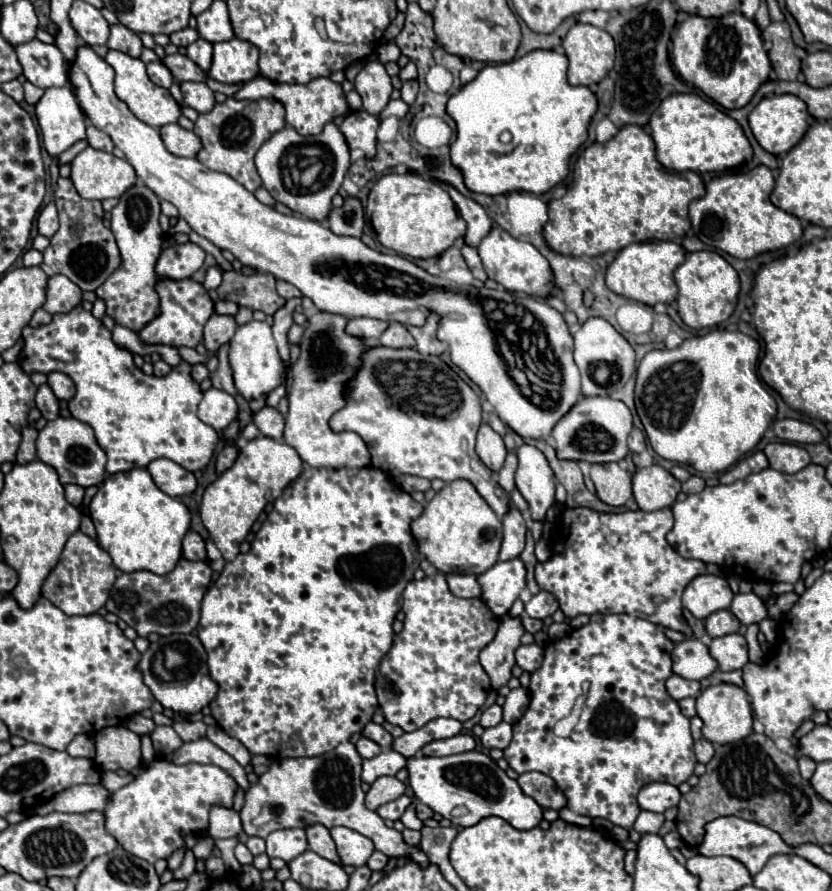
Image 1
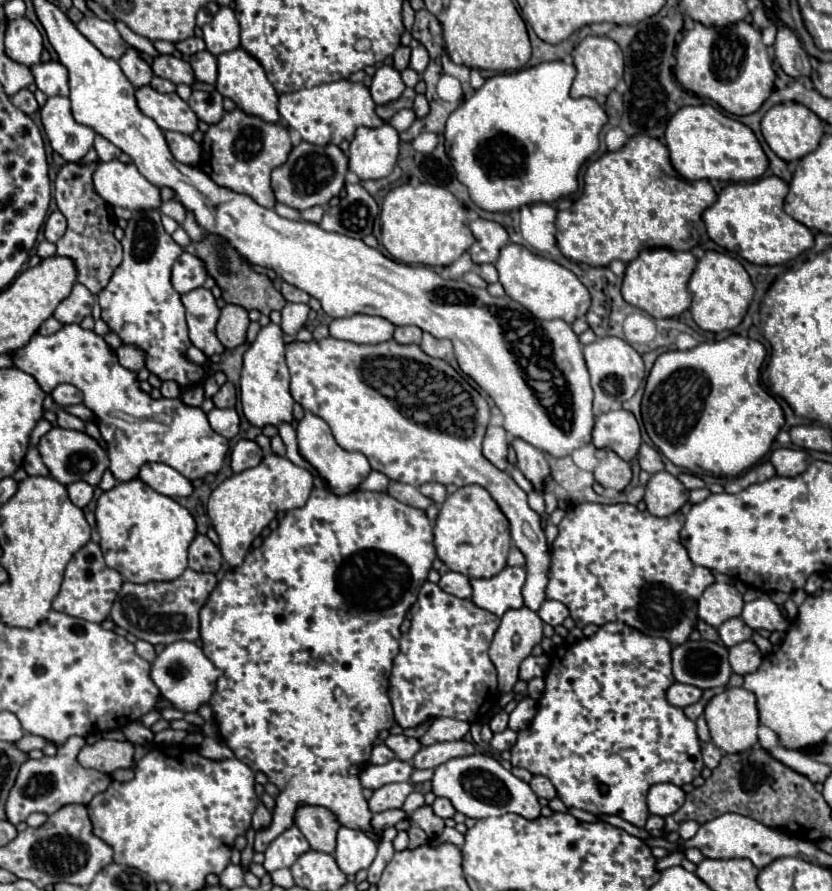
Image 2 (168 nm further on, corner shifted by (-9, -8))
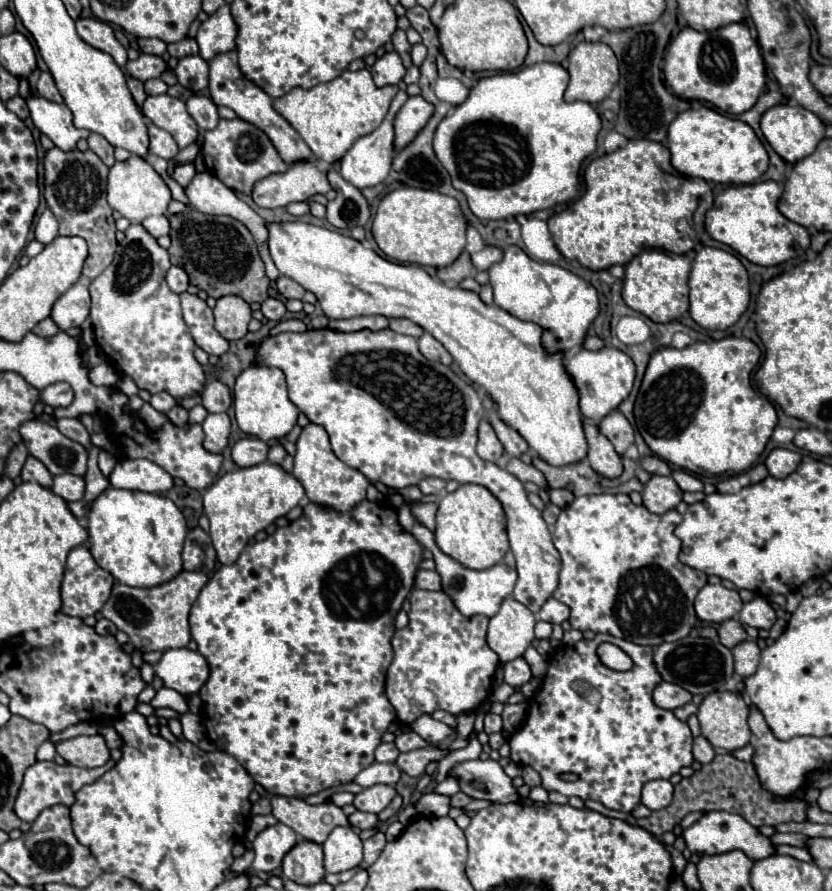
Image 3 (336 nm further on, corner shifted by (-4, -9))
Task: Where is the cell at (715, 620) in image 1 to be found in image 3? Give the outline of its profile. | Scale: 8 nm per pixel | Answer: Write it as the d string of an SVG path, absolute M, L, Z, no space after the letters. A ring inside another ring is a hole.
M726 620L726 622L722 622L720 626L718 626L718 638L720 638L720 642L726 646L726 648L734 648L736 644L740 644L740 642L744 642L746 638L748 638L748 634L746 634L746 630L744 630L744 626L738 622L738 620Z

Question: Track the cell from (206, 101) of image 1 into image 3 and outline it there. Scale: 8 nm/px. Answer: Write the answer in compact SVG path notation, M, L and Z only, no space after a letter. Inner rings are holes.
M194 94L188 98L186 102L188 114L194 118L194 122L198 124L200 130L212 130L218 124L218 112L216 112L216 104L202 94Z

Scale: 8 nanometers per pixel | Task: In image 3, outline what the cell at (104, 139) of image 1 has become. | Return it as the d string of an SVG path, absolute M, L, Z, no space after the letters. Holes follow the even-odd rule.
M90 134L88 136L88 146L90 150L106 164L106 166L112 166L116 160L114 160L114 146L108 144L108 140L104 140L104 136L100 134Z

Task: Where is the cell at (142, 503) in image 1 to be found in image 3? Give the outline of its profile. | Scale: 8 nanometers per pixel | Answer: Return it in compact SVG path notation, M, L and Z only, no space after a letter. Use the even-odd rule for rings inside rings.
M106 488L88 512L90 552L100 568L108 570L118 582L152 588L172 580L182 570L182 544L186 536L186 520L170 498L148 492Z

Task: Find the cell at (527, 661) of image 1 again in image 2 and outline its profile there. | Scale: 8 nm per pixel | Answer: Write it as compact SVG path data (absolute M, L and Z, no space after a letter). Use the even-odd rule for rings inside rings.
M529 655L523 663L521 663L521 669L519 669L519 679L523 681L531 681L533 677L543 677L549 669L549 659L545 655L541 657L533 657Z

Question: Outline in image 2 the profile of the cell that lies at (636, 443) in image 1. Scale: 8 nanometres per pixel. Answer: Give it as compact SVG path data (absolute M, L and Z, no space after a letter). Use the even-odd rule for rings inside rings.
M643 443L641 449L639 449L639 465L641 469L645 469L647 473L657 473L657 471L663 471L663 461L661 461L661 455L657 449L653 449L651 445Z

